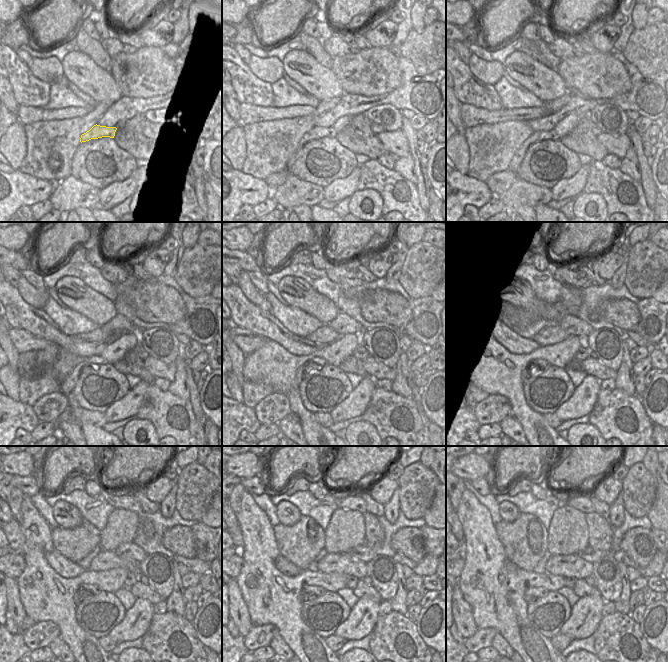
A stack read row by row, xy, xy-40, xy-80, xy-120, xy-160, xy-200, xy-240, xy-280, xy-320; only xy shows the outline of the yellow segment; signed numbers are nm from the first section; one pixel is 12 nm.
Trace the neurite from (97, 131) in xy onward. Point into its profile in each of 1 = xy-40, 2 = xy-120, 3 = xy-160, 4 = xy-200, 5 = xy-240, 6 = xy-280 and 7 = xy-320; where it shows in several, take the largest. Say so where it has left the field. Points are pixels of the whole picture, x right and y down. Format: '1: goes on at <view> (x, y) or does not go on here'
1: goes on at xy-40 (317, 132)
2: goes on at xy-120 (96, 360)
3: goes on at xy-160 (302, 371)
4: goes on at xy-200 (534, 367)
5: goes on at xy-240 (84, 592)
6: goes on at xy-280 (308, 593)
7: goes on at xy-320 (532, 594)

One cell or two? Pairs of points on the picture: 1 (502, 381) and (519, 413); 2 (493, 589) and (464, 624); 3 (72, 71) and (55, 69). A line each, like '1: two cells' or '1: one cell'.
1: one cell
2: two cells
3: two cells

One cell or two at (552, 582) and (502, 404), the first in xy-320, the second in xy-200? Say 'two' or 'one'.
two

